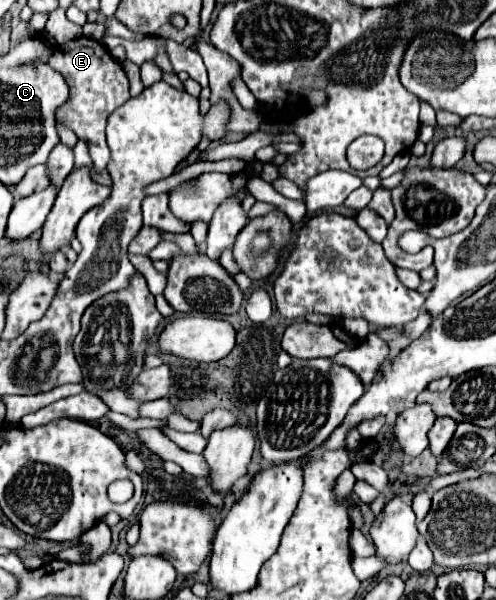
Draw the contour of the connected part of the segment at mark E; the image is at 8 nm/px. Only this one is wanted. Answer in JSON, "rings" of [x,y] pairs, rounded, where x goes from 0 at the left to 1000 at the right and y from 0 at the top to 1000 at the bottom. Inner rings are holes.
{"rings":[[[159,62],[119,75],[107,92],[95,98],[95,108],[131,128],[139,142],[139,165],[115,182],[111,198],[123,202],[127,212],[143,215],[159,232],[167,232],[179,245],[179,258],[196,282],[212,282],[220,268],[220,245],[212,235],[212,208],[216,195],[244,178],[260,158],[260,135],[244,115],[244,108],[224,95],[216,78],[192,65]]]}

